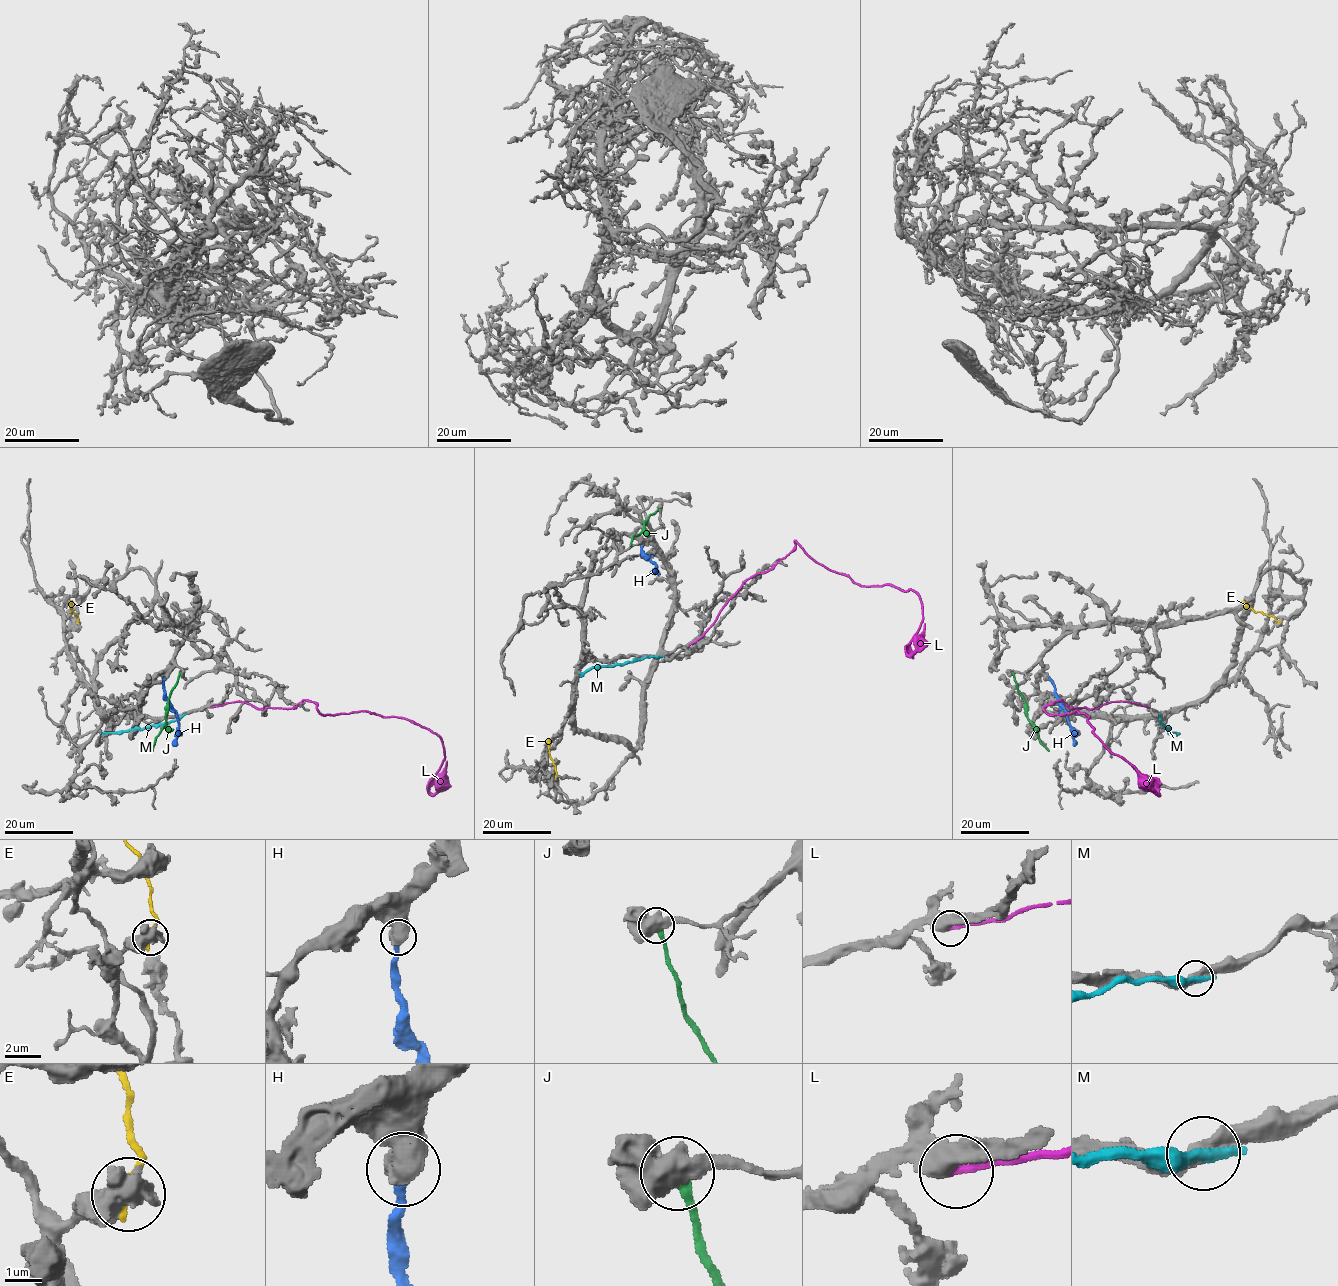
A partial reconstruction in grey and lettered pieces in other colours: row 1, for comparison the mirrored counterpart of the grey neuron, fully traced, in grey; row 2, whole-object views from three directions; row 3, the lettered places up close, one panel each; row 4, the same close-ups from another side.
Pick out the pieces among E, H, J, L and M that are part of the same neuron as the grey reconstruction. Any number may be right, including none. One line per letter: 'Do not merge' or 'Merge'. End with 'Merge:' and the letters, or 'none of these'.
E: Do not merge
H: Merge
J: Do not merge
L: Do not merge
M: Do not merge
Merge: H

